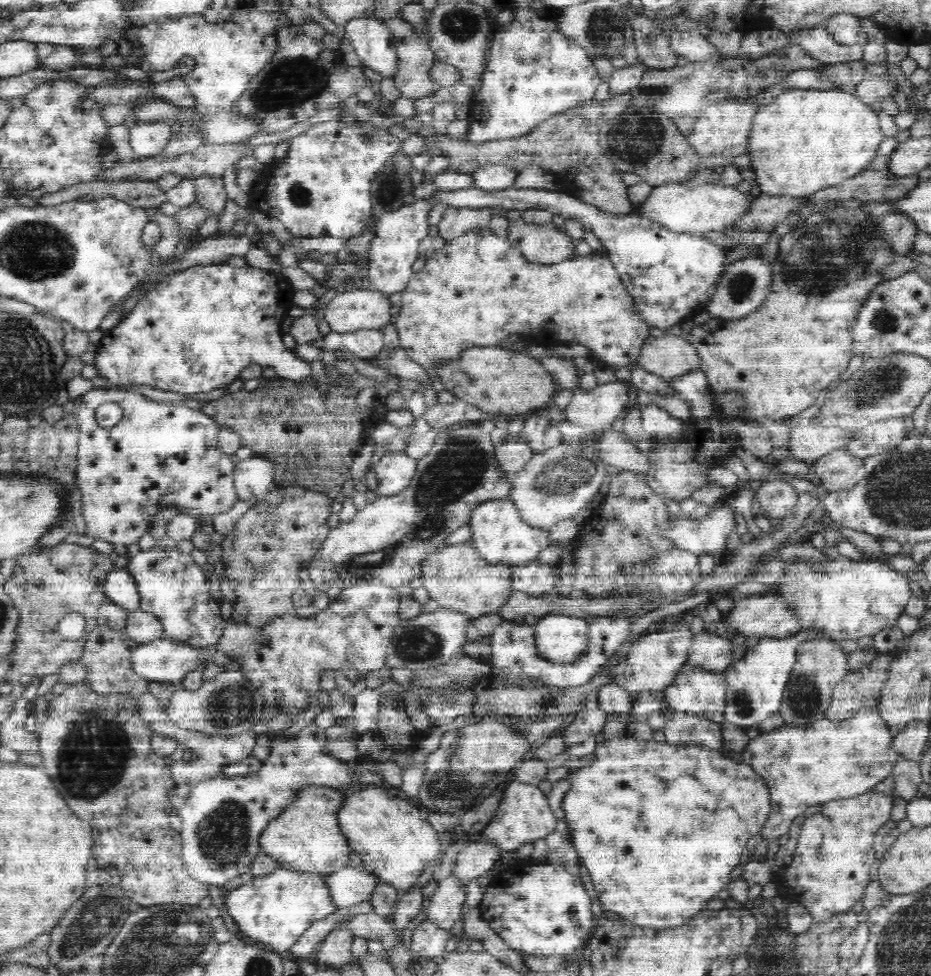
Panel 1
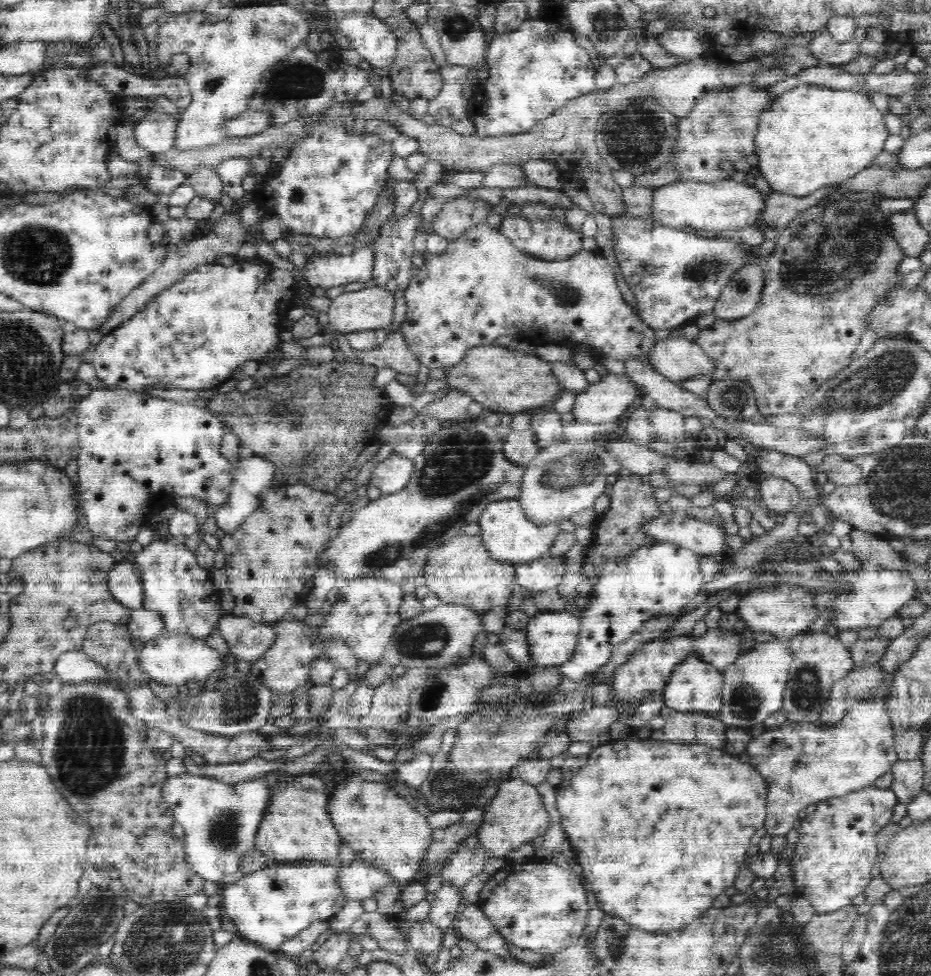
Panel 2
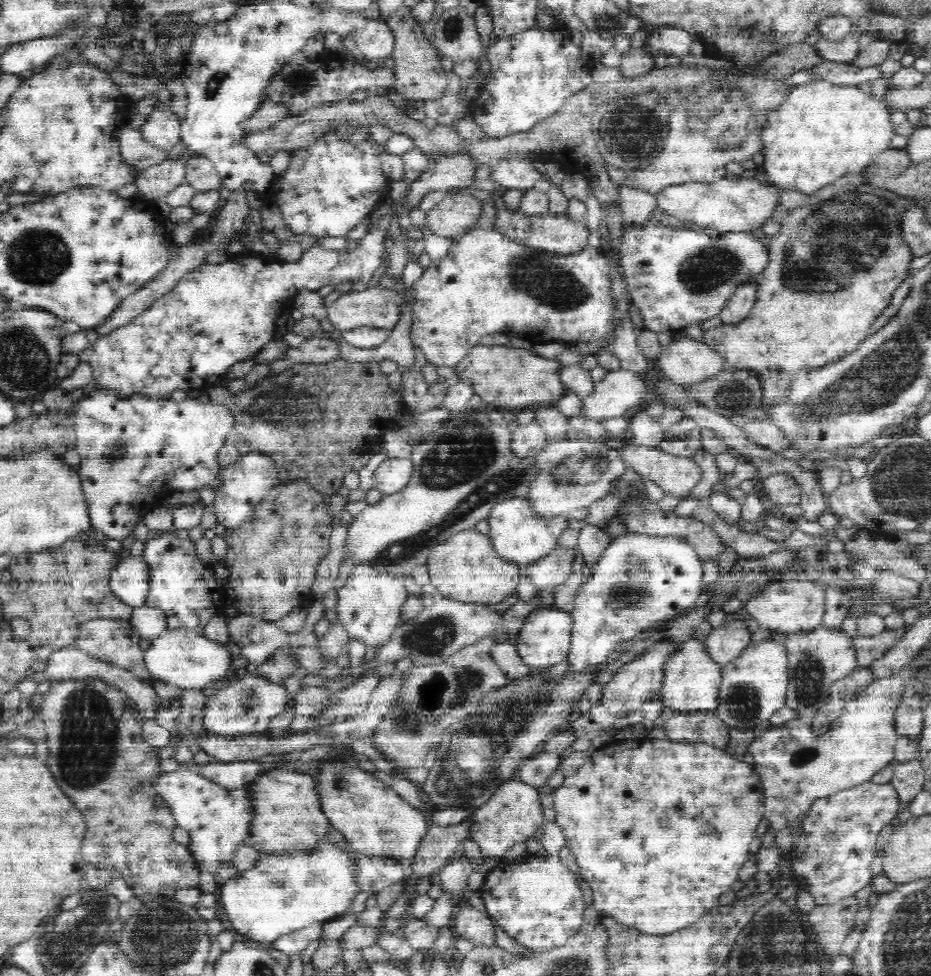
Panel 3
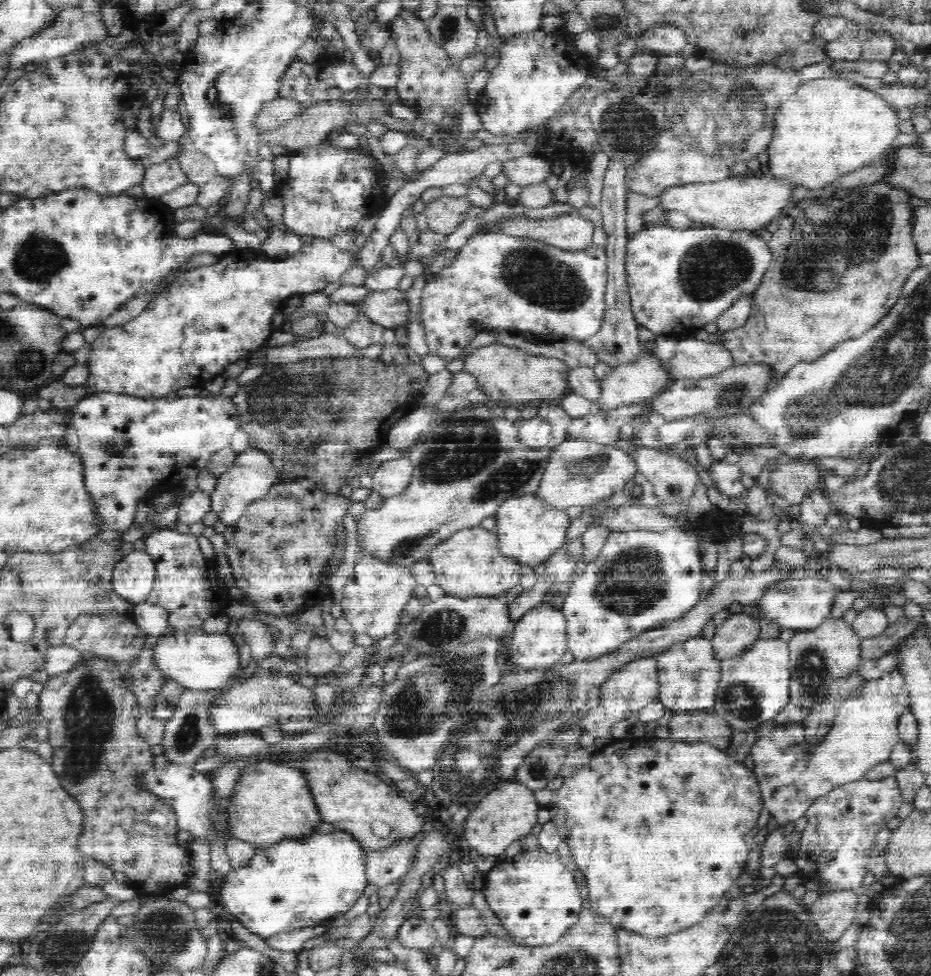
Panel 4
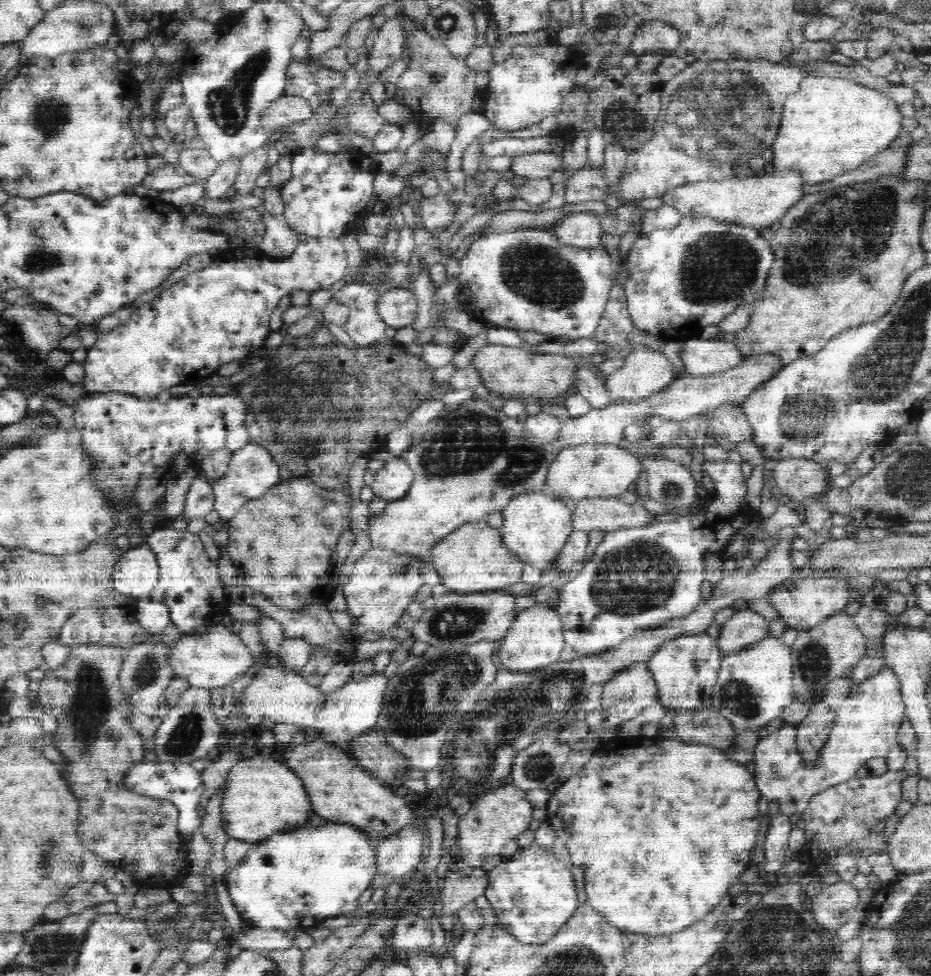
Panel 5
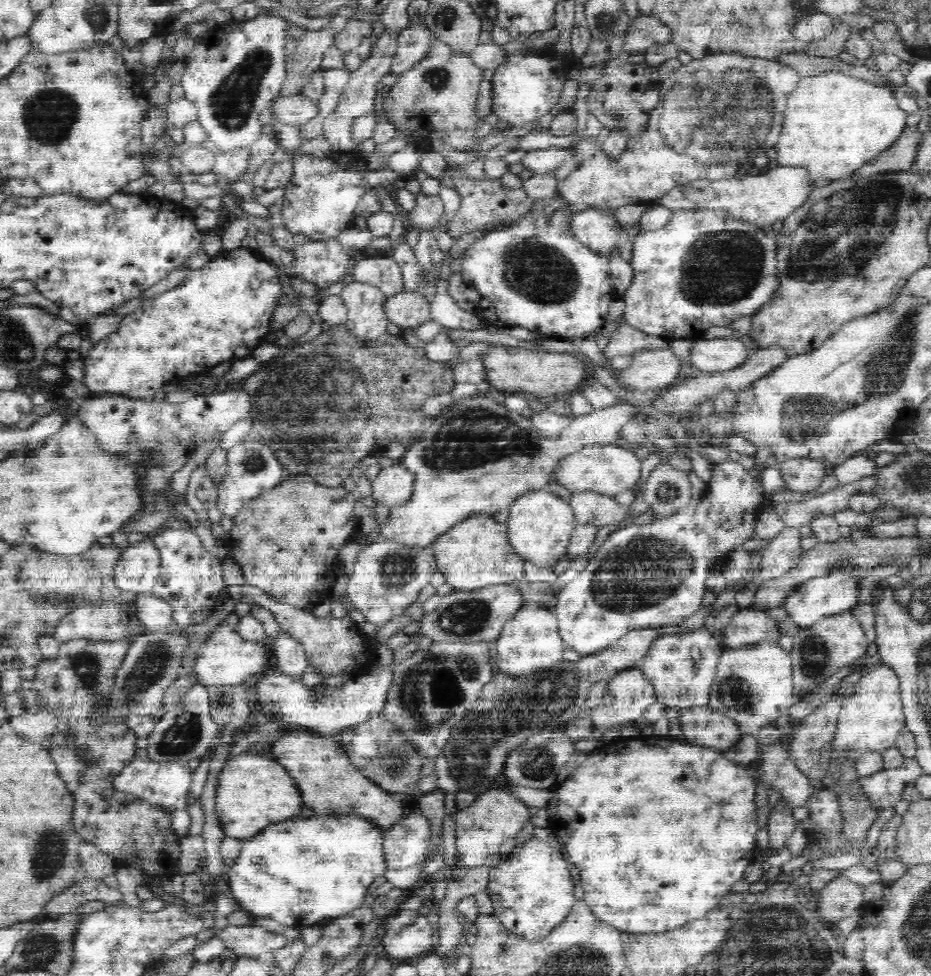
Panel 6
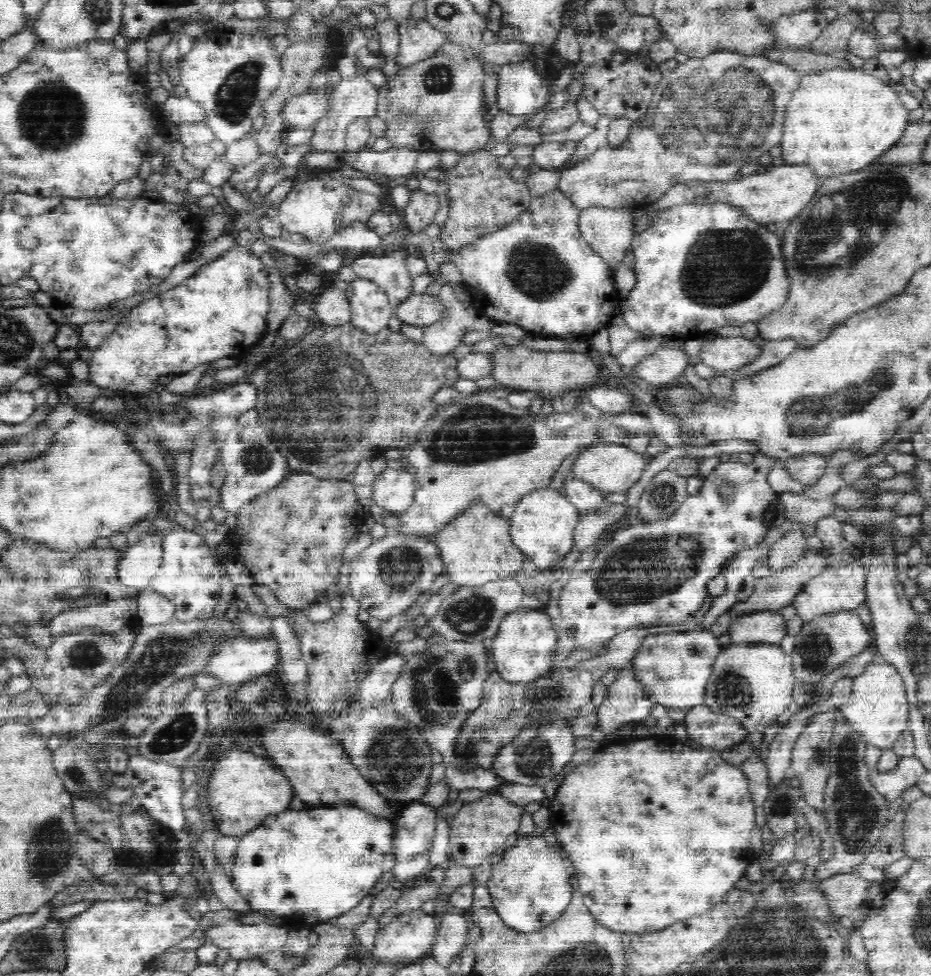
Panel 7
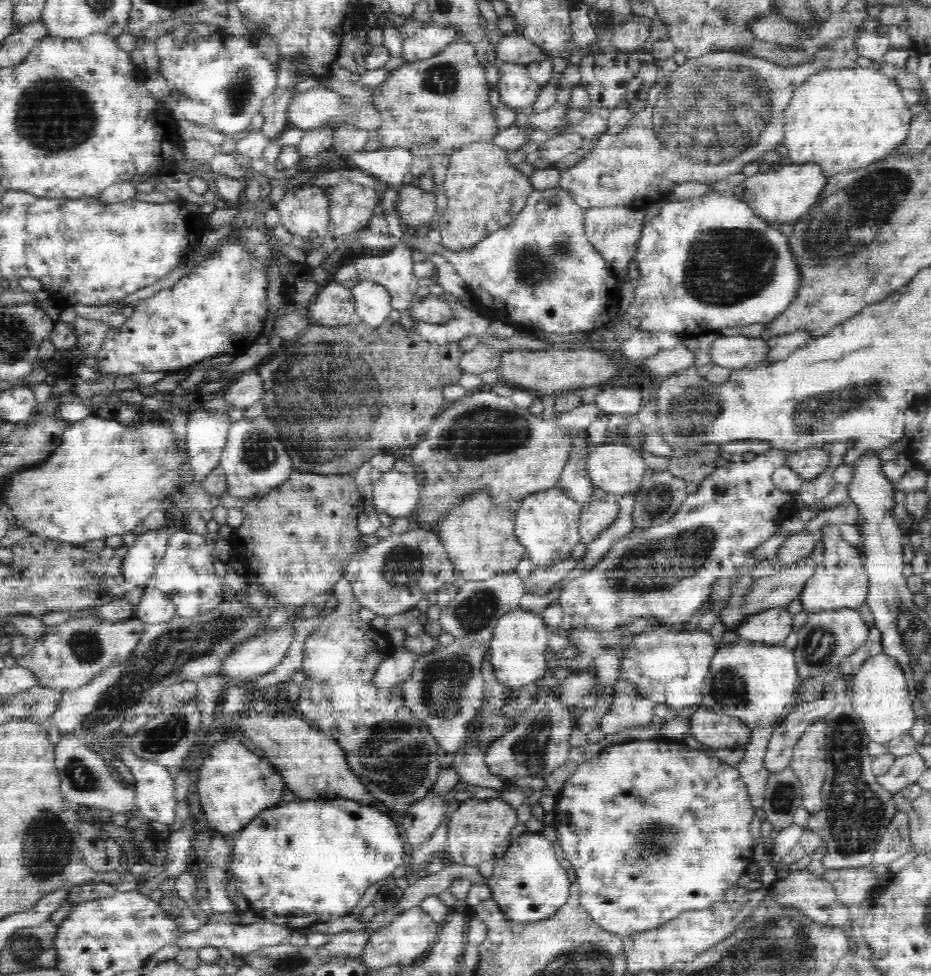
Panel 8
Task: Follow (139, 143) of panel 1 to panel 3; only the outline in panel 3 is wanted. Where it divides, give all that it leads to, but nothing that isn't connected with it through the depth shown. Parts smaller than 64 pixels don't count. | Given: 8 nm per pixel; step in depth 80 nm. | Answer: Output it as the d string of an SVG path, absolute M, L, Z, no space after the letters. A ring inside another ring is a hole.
M154 109L148 116L142 132L154 146L172 148L181 139L182 119L171 109L165 111Z

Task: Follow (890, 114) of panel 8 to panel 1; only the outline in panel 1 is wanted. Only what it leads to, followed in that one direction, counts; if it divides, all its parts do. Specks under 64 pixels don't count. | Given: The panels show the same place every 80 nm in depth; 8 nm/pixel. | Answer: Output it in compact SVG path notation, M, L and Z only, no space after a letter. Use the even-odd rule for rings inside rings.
M788 89L783 94L777 96L770 101L768 105L762 105L754 118L754 132L752 132L749 142L749 156L753 161L753 169L758 174L758 186L762 188L762 193L771 196L794 196L794 197L808 197L814 193L818 193L824 186L835 186L841 184L843 180L856 176L865 168L870 166L878 148L884 140L884 133L880 128L878 113L874 112L871 105L864 102L853 90L821 90L821 89Z

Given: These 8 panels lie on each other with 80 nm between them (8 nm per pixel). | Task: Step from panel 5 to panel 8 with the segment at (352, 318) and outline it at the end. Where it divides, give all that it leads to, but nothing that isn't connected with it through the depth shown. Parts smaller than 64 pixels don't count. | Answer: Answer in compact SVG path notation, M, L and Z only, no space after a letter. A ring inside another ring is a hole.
M360 280L351 291L357 320L376 327L389 318L392 295L383 284Z

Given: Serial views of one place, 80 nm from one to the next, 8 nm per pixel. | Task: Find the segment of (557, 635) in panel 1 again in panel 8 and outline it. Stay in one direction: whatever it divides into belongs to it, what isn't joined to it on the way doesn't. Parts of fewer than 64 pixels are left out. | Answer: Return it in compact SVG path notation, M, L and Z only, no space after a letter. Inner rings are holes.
M522 609L498 618L492 632L491 642L487 646L487 653L494 669L494 677L502 687L506 687L508 690L518 690L520 686L542 679L547 671L547 666L562 664L561 658L555 657L556 653L550 647L546 626L542 616Z

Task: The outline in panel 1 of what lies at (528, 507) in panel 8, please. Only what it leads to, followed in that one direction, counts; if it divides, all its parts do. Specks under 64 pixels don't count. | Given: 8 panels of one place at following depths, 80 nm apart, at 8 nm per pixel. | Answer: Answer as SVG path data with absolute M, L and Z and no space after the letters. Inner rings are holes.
M510 498L488 501L483 505L480 505L472 515L472 522L470 522L470 525L472 525L472 531L474 531L471 540L474 541L476 549L480 551L480 555L482 555L486 561L492 563L522 565L531 561L537 561L538 558L540 558L540 554L542 554L544 550L548 549L548 546L551 545L550 529L534 527L526 523L526 521L524 521L524 519L520 516L515 502Z

